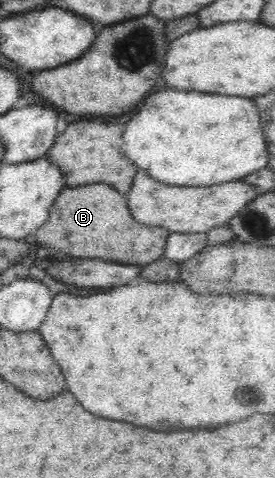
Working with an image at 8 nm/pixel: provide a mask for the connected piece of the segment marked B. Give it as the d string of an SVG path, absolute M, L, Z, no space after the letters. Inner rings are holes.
M100 183L62 189L54 205L50 207L48 221L36 231L38 243L56 247L66 255L84 259L104 259L126 265L148 265L150 261L162 257L166 237L168 231L162 227L152 229L136 223L128 213L124 195L114 191L110 185ZM154 235L158 235L156 239L160 241L160 245L150 245L154 241Z

